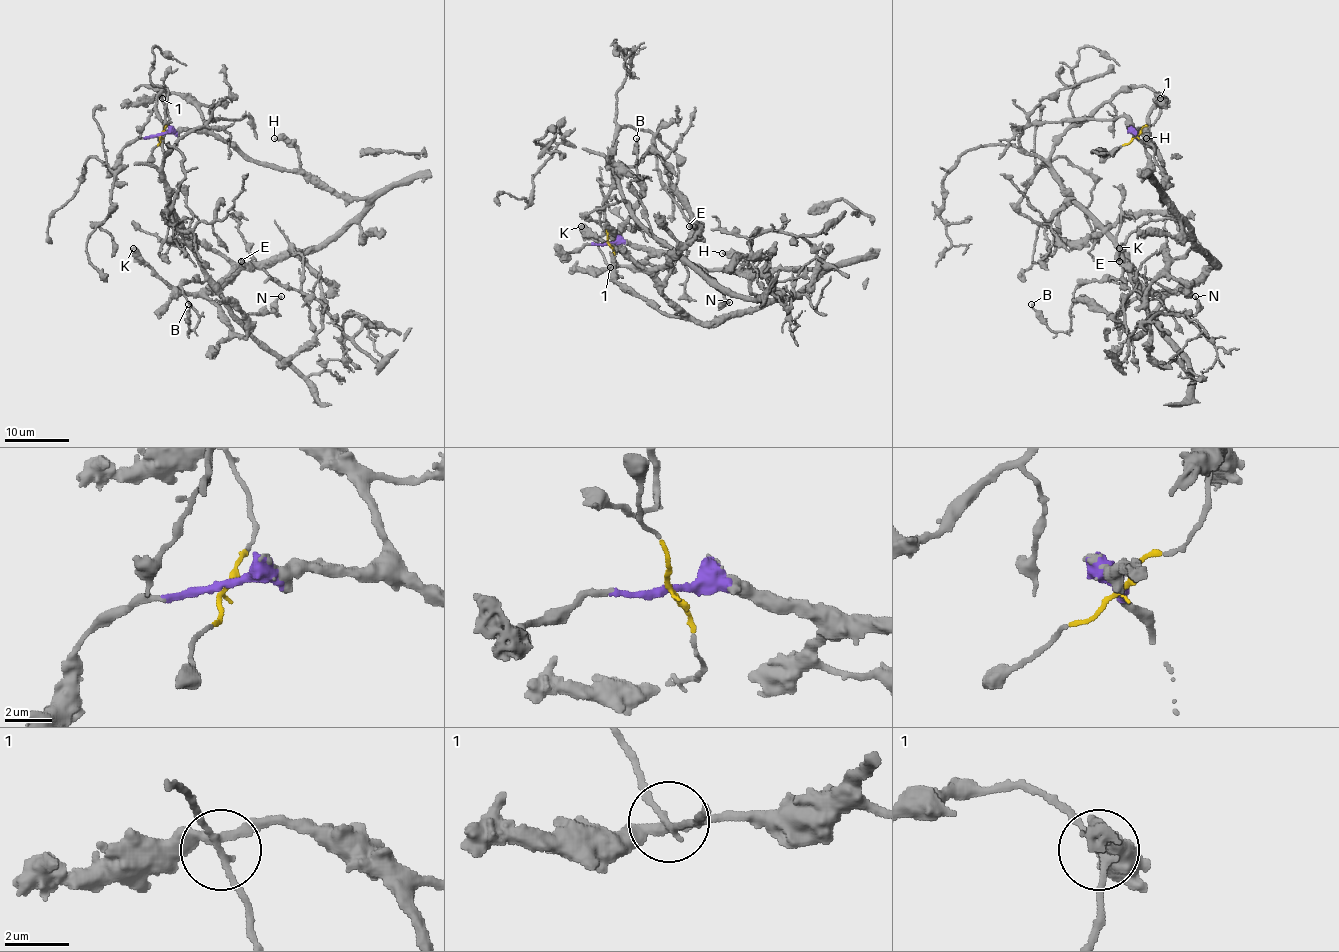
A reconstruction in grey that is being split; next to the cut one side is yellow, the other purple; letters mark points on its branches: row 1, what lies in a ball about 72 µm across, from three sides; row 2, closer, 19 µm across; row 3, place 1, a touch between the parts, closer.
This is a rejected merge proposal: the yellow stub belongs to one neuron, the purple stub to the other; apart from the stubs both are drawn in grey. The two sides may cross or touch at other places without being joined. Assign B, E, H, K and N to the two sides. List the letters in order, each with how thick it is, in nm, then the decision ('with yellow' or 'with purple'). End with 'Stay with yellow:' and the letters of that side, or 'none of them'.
B: 140 nm | with yellow
E: 320 nm | with purple
H: 300 nm | with purple
K: 600 nm | with purple
N: 150 nm | with yellow
Stay with yellow: B, N

